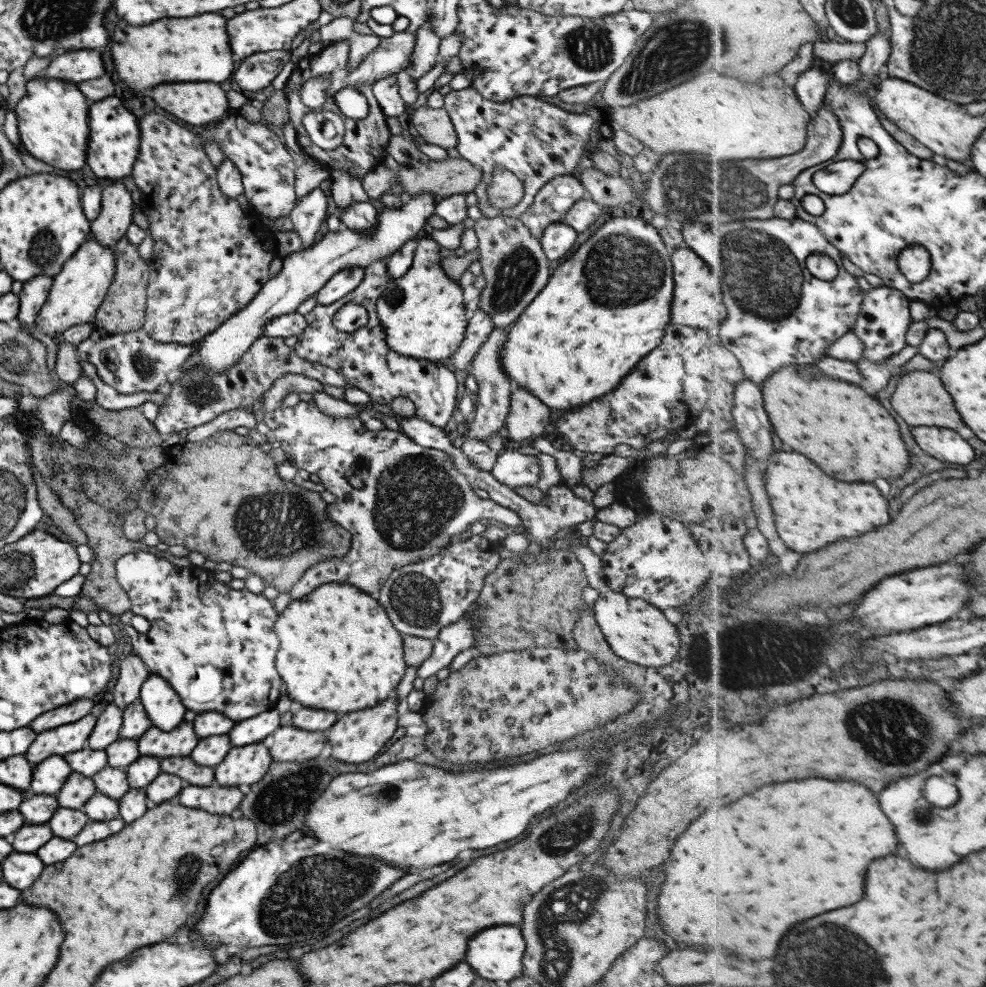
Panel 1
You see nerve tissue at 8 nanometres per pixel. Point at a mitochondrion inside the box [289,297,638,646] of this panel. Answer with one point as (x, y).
(415, 498)

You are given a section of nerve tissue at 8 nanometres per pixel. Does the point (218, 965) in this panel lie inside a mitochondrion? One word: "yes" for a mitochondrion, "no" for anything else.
no

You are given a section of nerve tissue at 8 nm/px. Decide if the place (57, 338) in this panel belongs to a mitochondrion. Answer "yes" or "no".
no

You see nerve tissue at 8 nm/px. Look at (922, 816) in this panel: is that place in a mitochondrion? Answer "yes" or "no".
yes

